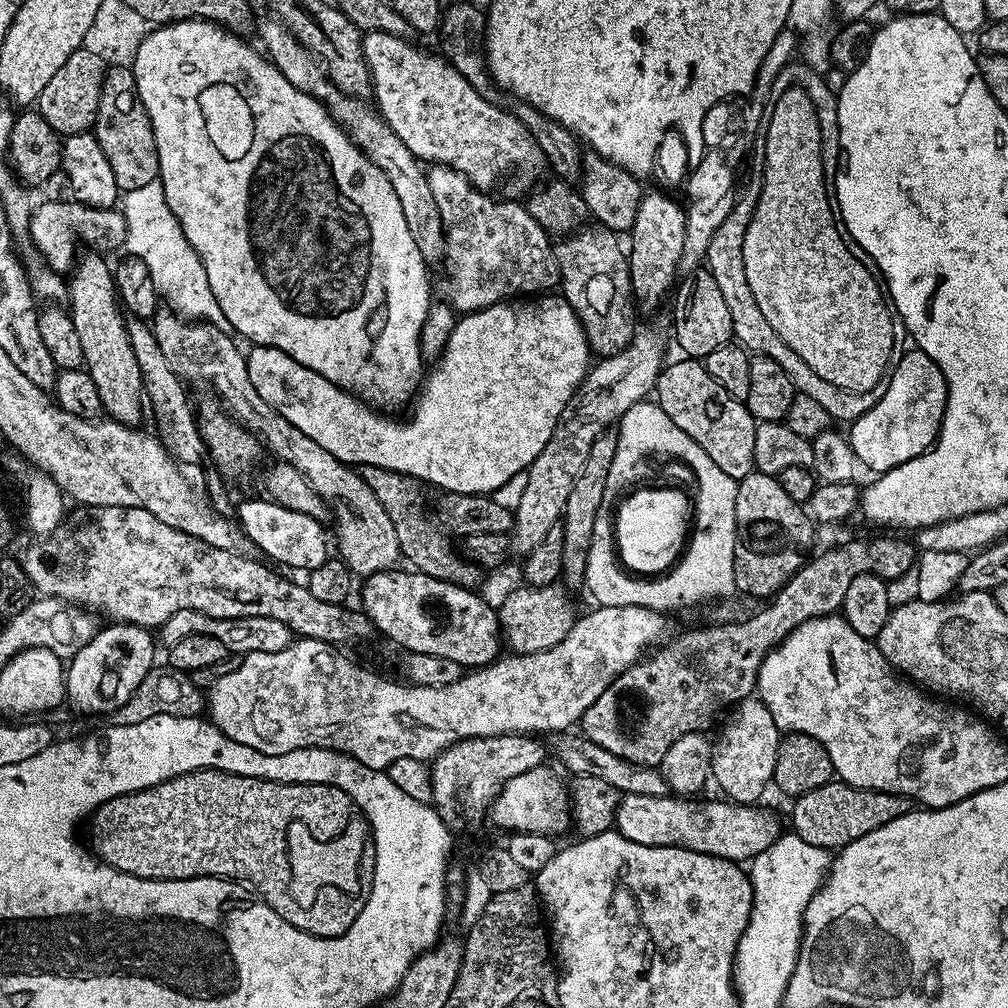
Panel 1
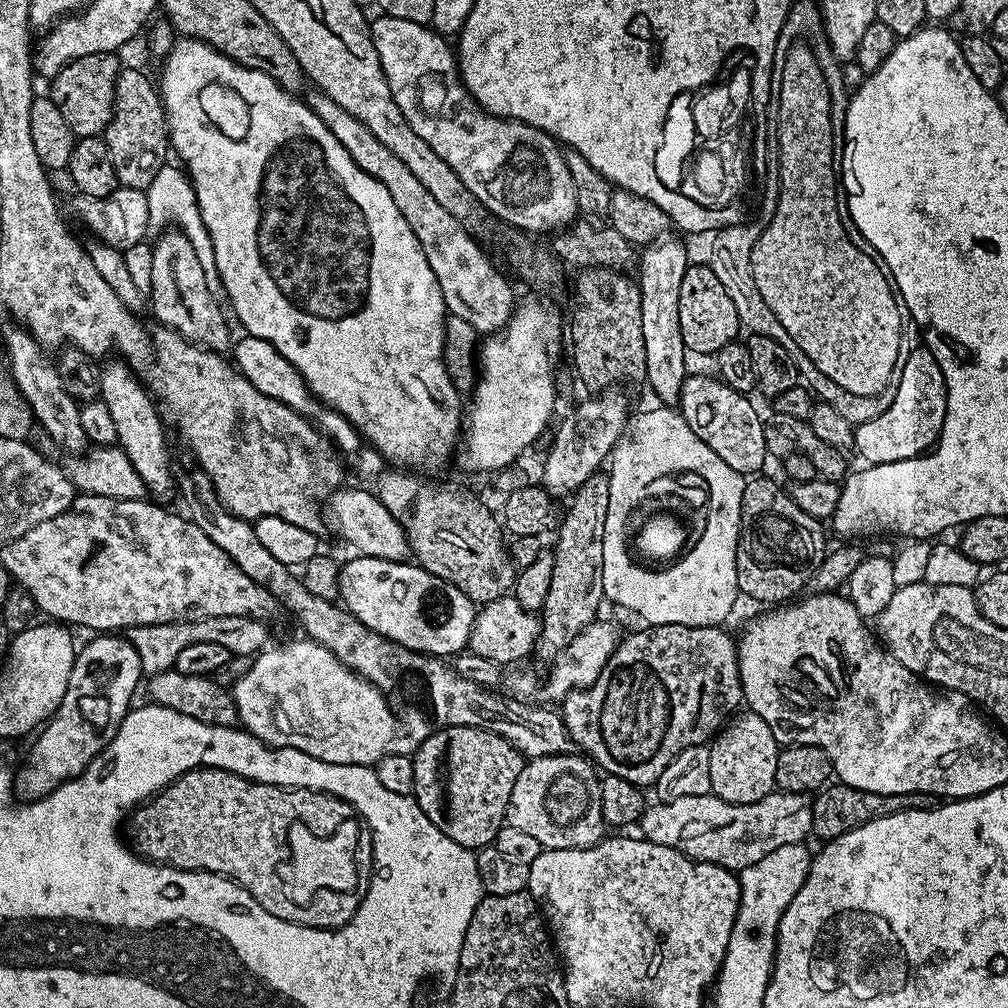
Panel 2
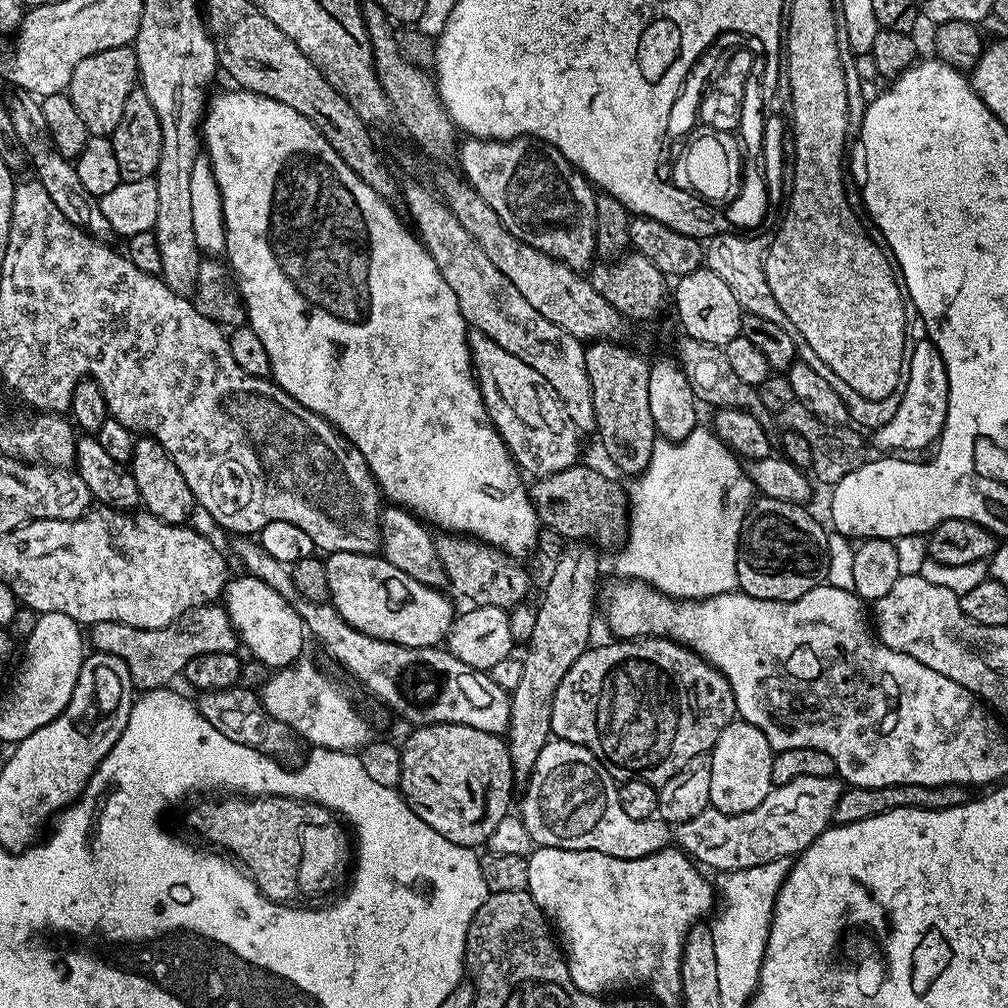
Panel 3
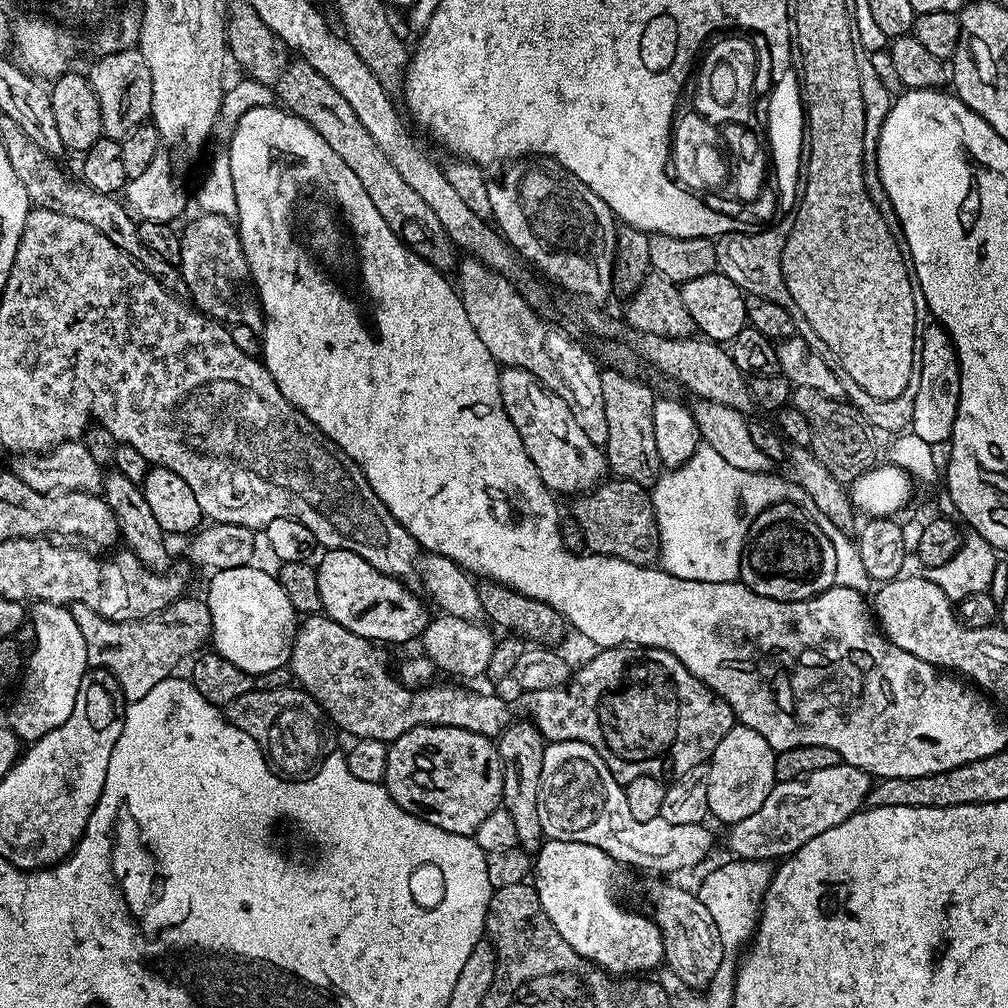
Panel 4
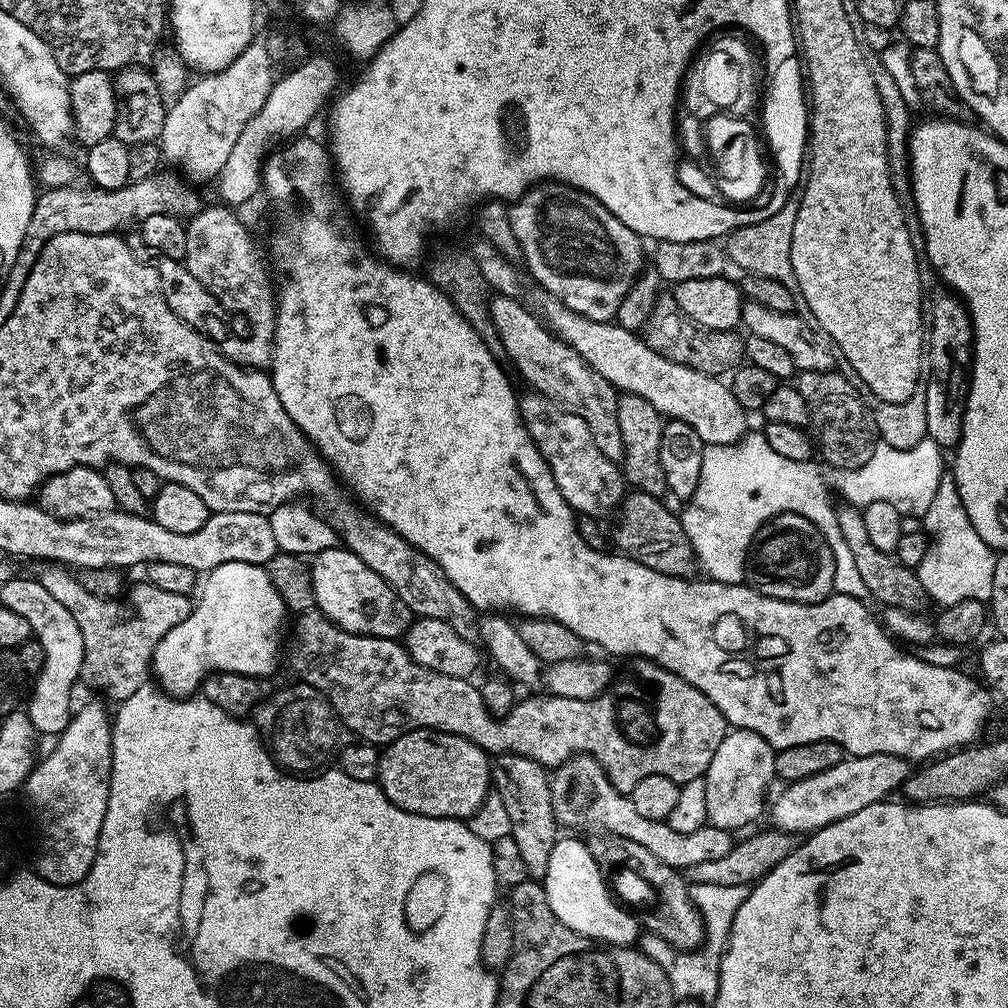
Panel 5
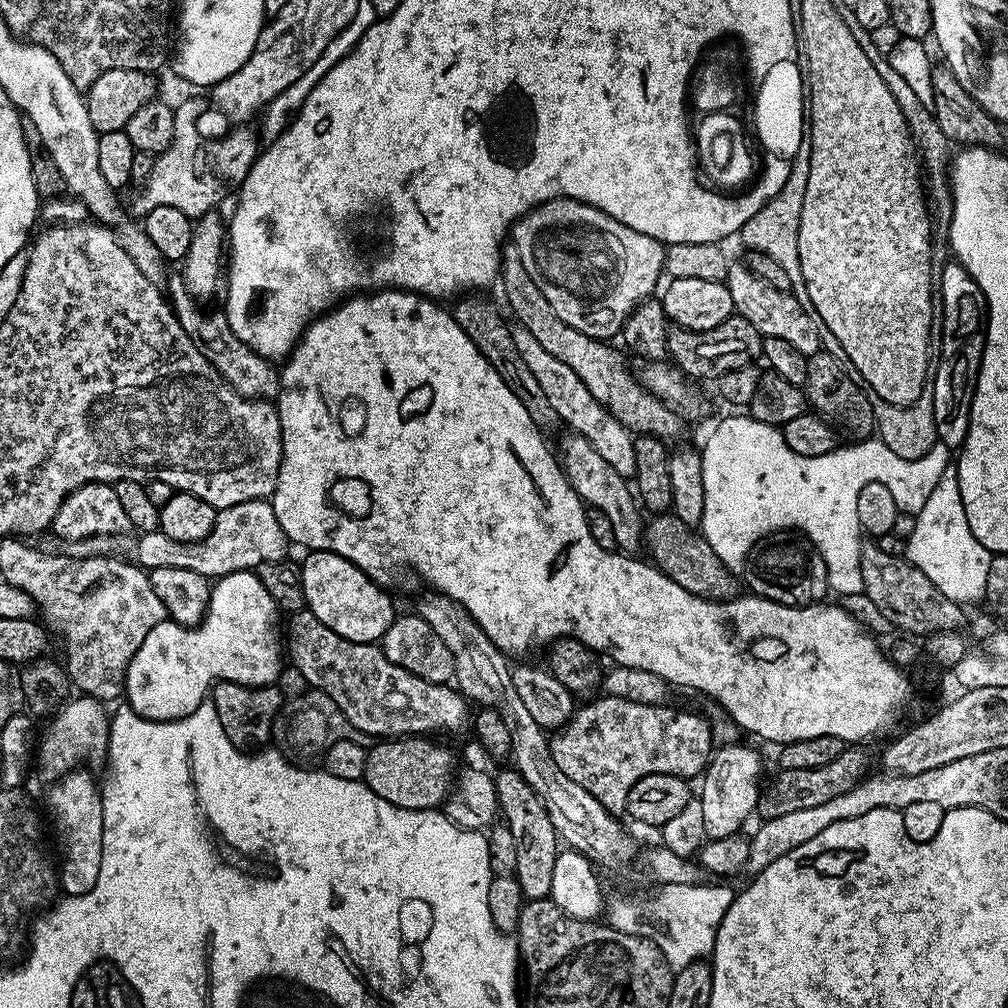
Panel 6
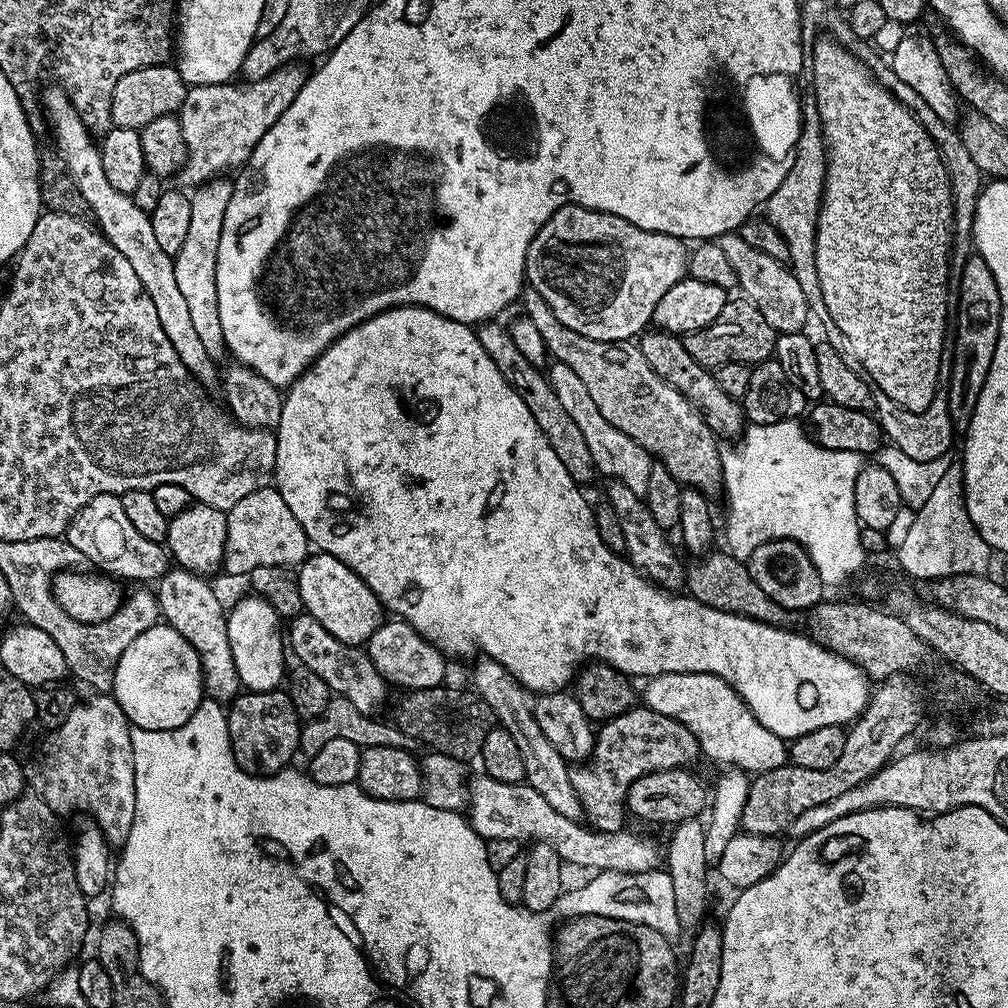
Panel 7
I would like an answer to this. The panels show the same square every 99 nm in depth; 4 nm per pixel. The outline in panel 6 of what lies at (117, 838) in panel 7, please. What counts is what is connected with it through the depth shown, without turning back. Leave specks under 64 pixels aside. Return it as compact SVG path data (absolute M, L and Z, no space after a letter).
M83 694L69 699L47 721L48 729L43 729L38 740L38 751L34 756L34 764L40 767L40 776L47 782L55 782L65 775L69 770L75 769L79 760L89 760L96 764L108 755L108 726L110 723L110 712L101 701L92 696Z

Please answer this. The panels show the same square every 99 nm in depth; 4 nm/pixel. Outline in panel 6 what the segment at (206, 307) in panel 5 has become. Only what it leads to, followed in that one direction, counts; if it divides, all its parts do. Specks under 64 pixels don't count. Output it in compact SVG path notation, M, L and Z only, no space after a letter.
M176 274L176 276L171 276L169 275L166 280L166 285L168 284L166 294L172 306L172 311L178 318L183 330L187 332L187 336L198 346L198 350L202 352L203 356L222 374L224 381L245 399L275 398L279 396L280 372L277 365L273 361L267 360L264 356L260 356L256 351L250 350L241 339L237 338L236 332L230 330L228 320L223 311L216 310L216 312L212 313L200 311L200 308L202 308L201 303L189 293L189 288L185 284L183 275Z

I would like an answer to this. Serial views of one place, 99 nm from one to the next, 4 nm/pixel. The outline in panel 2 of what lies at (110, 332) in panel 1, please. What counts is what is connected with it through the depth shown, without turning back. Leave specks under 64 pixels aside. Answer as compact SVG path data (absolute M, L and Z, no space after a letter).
M119 363L103 365L99 399L104 401L106 410L110 410L110 415L114 417L114 426L118 429L118 447L133 464L147 491L153 497L168 496L174 492L174 472L172 476L172 456L168 453L168 440L164 437L165 421L161 409L140 377L127 363Z

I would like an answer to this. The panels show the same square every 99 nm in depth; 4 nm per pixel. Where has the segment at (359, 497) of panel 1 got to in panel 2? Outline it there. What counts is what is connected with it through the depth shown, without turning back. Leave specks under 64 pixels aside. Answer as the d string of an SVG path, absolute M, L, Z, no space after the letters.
M176 228L168 231L161 233L160 235L162 236L157 241L155 240L152 247L152 253L154 254L153 277L151 278L151 290L148 293L150 312L152 308L152 312L158 320L156 321L157 323L176 331L184 339L212 352L227 353L226 350L228 349L229 351L232 346L230 328L223 312L212 296L210 290L211 281L208 275L206 275L205 270L202 269L201 259L198 258L193 243L186 238L184 232Z

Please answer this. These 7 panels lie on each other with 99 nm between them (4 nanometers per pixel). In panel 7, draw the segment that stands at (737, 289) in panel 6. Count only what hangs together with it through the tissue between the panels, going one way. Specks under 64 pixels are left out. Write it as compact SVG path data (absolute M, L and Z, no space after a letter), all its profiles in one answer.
M739 231L727 232L718 237L718 243L726 262L736 275L736 283L743 299L749 300L753 306L770 322L777 332L804 332L804 323L810 320L806 294L802 294L802 286L798 286L798 278L785 261L770 258L761 248L754 247L740 237Z

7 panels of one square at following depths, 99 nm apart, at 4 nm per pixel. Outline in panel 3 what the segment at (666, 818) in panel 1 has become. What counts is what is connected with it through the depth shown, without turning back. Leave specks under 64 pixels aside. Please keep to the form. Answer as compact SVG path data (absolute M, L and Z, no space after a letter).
M836 776L794 778L794 782L786 782L786 786L773 787L760 806L747 810L746 813L727 815L711 806L702 810L692 820L684 820L675 825L674 840L693 861L699 862L705 869L717 868L717 873L720 874L739 868L762 866L783 856L795 858L807 850L833 823L834 806L838 806L841 791L842 784Z

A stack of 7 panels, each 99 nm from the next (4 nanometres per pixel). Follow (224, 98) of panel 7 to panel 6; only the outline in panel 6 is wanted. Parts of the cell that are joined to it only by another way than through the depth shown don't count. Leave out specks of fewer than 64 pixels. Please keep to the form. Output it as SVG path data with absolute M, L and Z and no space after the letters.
M188 98L174 108L174 134L170 146L160 155L150 176L133 194L128 208L131 215L143 218L155 207L177 207L193 220L213 211L232 190L235 191L250 166L260 153L258 136L248 126L236 126L222 138L206 138L198 128L198 120L203 116L205 102L200 98Z

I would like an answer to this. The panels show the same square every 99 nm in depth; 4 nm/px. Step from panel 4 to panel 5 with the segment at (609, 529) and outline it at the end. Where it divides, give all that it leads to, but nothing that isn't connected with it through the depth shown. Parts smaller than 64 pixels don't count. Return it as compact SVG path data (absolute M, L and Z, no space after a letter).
M629 491L620 502L618 517L620 521L616 524L616 544L621 553L632 560L642 562L642 566L650 566L650 570L658 570L667 576L682 576L685 578L693 575L692 571L697 571L696 555L688 541L686 530L682 526L679 515L664 505L665 501L658 496L651 496L645 492Z

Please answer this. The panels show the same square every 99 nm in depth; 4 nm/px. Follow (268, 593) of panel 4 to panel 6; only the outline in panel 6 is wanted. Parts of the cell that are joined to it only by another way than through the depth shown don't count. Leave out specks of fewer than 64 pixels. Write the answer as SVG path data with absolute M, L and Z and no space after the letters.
M255 571L231 572L219 577L212 589L212 604L214 607L195 626L177 624L175 620L166 618L158 622L150 634L146 634L126 673L127 707L133 708L147 720L181 720L194 714L194 710L198 710L198 706L209 699L212 685L219 680L245 684L251 688L277 683L276 679L280 676L280 652L282 656L282 632L276 629L278 609L274 598L266 594L266 586L262 586Z

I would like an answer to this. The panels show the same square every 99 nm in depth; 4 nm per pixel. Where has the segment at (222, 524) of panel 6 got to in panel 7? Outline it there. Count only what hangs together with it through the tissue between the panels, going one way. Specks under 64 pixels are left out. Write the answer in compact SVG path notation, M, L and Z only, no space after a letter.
M274 486L246 494L238 506L227 509L226 515L228 525L222 568L232 576L247 577L259 566L282 565L294 568L310 554L308 535Z

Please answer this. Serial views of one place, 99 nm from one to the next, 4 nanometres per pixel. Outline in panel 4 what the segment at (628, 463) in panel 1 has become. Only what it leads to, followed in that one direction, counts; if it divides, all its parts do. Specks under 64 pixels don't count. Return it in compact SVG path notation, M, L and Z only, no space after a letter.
M702 446L694 454L694 458L690 458L690 462L686 462L681 468L674 468L665 471L660 479L652 485L650 495L652 505L656 511L656 528L660 531L660 555L659 563L665 572L669 572L671 576L678 578L686 578L687 580L697 580L698 582L730 582L736 580L740 575L740 555L744 549L744 539L748 536L750 526L754 522L754 518L758 518L758 514L762 514L762 510L766 510L775 504L789 503L797 506L805 503L806 497L803 490L793 483L791 479L783 480L780 476L772 476L768 472L747 472L746 470L738 470L738 466L730 466L730 462L726 462L726 458L722 458L718 454L718 450Z

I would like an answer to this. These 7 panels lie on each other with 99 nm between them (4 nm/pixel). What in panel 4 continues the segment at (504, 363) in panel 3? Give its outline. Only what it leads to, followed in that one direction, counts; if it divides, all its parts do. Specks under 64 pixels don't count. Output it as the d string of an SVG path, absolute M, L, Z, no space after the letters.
M504 368L500 374L500 393L506 414L514 422L514 430L518 430L530 462L534 462L542 482L553 494L590 492L609 475L605 449L586 438L582 426L574 422L570 406L530 374L530 370Z

